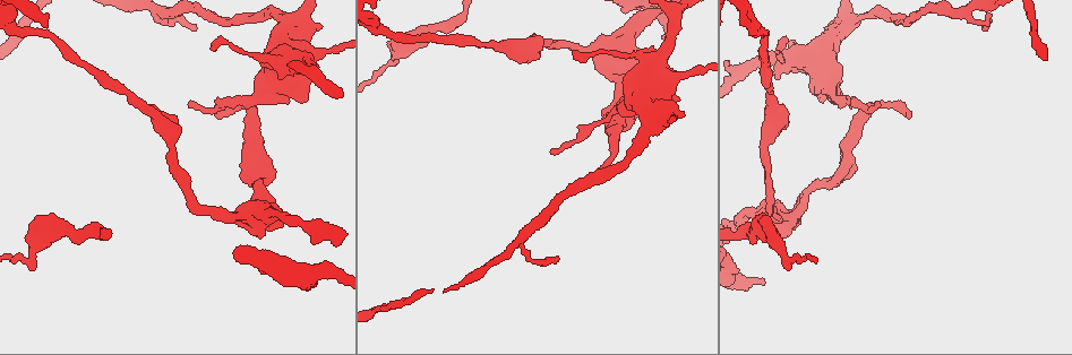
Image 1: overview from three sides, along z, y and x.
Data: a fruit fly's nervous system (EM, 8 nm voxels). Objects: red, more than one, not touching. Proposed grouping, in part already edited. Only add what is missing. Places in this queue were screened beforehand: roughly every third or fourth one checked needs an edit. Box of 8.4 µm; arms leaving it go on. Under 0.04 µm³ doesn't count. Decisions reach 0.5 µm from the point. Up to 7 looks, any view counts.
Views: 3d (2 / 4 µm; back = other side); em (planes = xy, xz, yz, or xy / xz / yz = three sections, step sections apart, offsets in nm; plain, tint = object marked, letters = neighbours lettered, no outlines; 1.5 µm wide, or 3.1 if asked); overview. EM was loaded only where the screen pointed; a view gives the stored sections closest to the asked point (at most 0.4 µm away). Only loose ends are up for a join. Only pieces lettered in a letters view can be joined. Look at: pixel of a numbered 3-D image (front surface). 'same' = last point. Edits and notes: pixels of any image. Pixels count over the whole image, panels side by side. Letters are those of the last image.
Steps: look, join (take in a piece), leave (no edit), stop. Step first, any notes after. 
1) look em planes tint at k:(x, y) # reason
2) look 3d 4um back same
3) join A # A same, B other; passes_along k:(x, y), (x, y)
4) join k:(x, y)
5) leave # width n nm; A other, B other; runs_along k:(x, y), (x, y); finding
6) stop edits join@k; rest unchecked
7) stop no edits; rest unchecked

look em planes plain at 1:(557, 258) # thin end

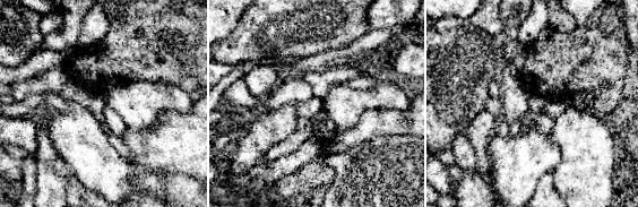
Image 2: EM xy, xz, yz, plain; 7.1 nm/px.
look em planes letters same

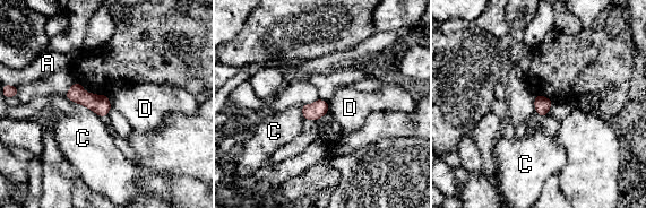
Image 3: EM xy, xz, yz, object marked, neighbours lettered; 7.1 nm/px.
leave # A other, C other, D other; border 3:(108, 96), (112, 106); none of them fits

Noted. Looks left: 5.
look 3d 2um at 1:(910, 115) # thin end

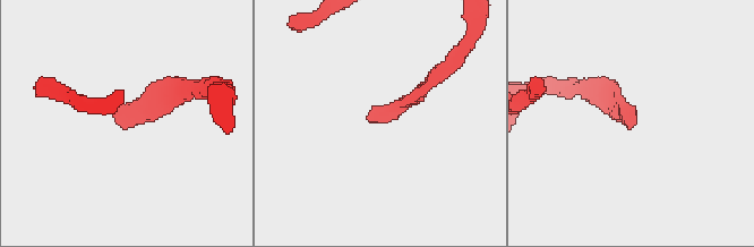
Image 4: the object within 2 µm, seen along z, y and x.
look em planes letters at 4:(367, 118)

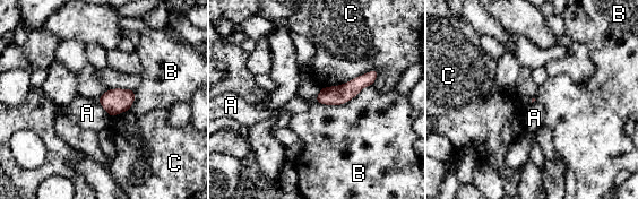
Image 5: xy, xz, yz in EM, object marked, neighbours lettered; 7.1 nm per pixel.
leave # longest_contact B 420 nm; A other, B other, C other; none of them fits

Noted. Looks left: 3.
look 3d 2um at 1:(776, 47) # thin end

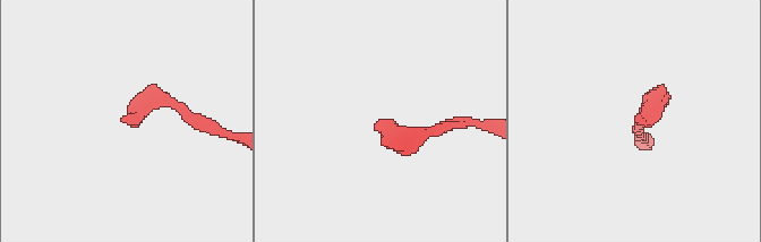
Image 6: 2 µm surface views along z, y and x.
look em planes letters at 6:(635, 120) # shape alone is not enough

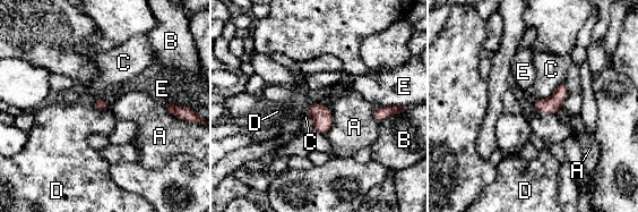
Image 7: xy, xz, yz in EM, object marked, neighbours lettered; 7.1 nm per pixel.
leave # A other, B other, C other, D other, E other; border 7:(535, 109), (542, 112), (554, 113); no lettered piece goes on from it

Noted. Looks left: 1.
stop no edits; rest unchecked

